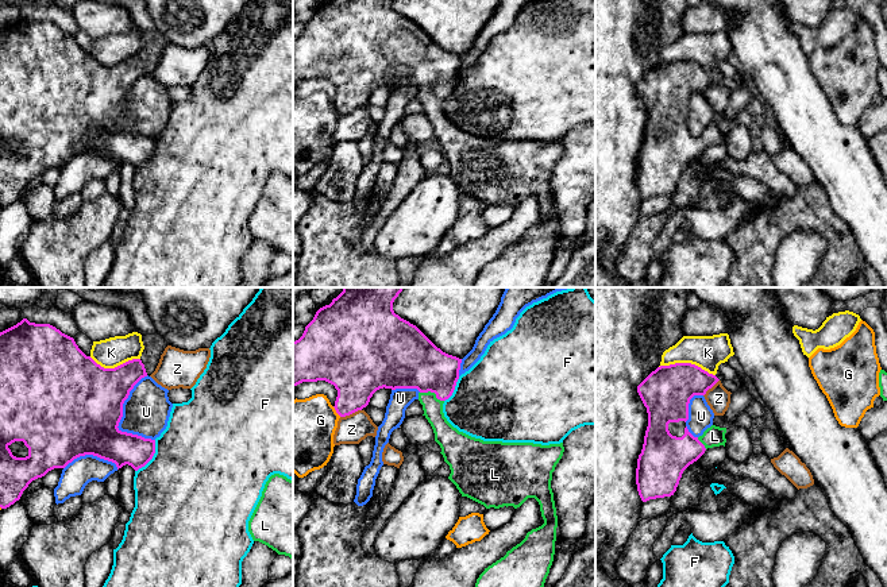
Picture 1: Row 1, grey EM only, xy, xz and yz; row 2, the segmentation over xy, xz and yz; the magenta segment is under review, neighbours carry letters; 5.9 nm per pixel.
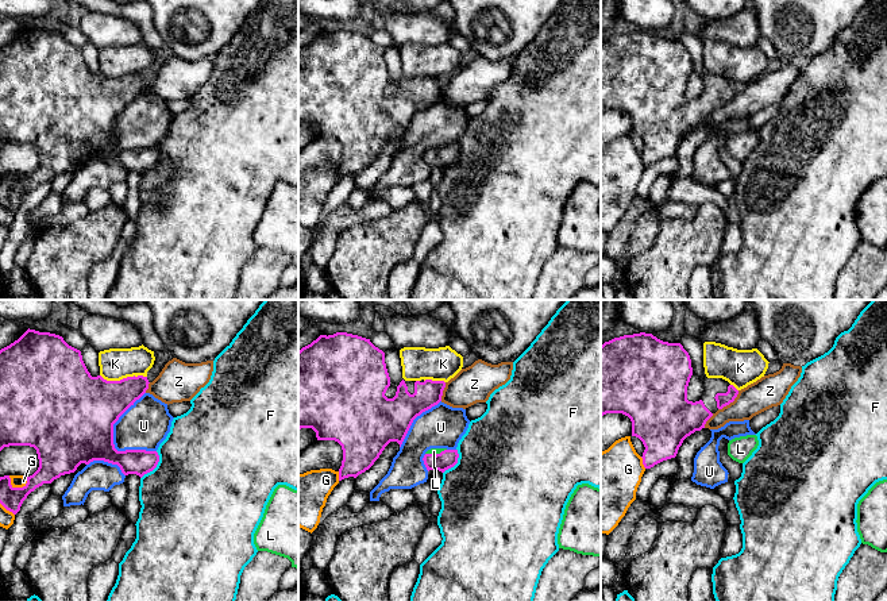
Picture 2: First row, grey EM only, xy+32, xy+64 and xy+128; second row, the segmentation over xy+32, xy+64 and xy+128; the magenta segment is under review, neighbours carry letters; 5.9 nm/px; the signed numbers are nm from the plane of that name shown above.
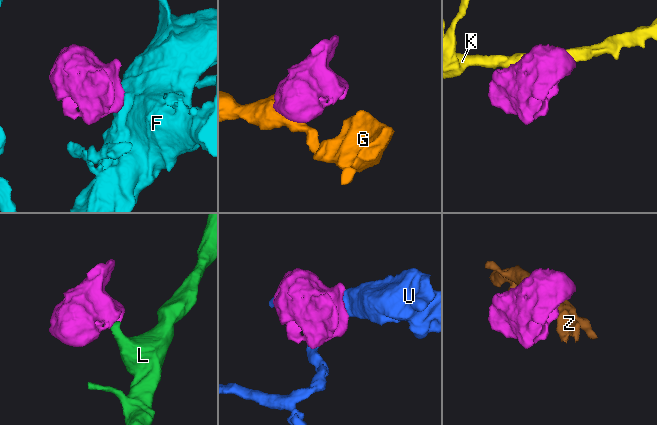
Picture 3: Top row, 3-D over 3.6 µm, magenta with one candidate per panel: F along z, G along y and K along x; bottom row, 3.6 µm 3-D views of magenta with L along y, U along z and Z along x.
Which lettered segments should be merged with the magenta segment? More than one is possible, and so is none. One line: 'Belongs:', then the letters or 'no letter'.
Belongs: L

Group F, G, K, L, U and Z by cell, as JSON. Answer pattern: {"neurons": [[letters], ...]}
{"neurons": [["F"], ["G"], ["K"], ["L"], ["U"], ["Z"]]}

